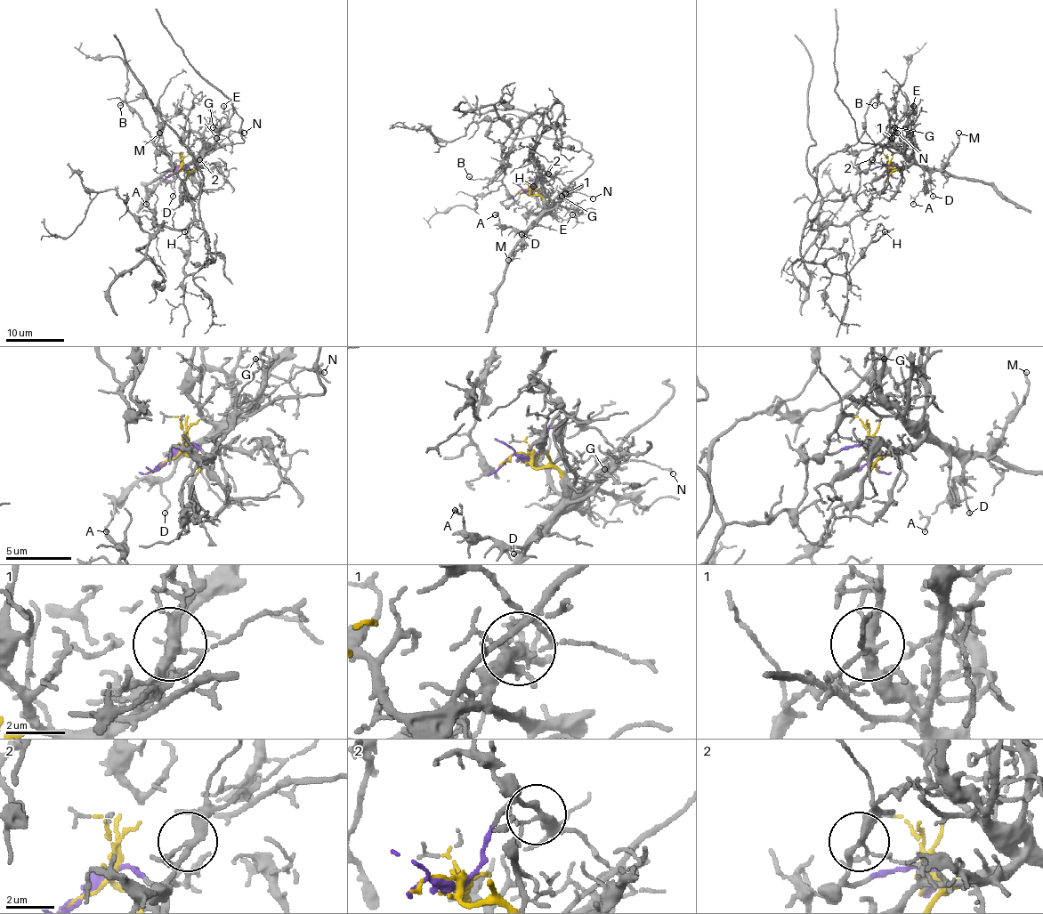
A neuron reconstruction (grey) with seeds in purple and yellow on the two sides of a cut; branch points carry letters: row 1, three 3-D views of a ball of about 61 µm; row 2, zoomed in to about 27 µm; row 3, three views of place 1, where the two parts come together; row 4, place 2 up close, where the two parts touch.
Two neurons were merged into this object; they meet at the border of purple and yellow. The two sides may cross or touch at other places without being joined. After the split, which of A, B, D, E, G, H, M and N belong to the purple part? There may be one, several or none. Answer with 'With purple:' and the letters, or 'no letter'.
With purple: B, H, N

